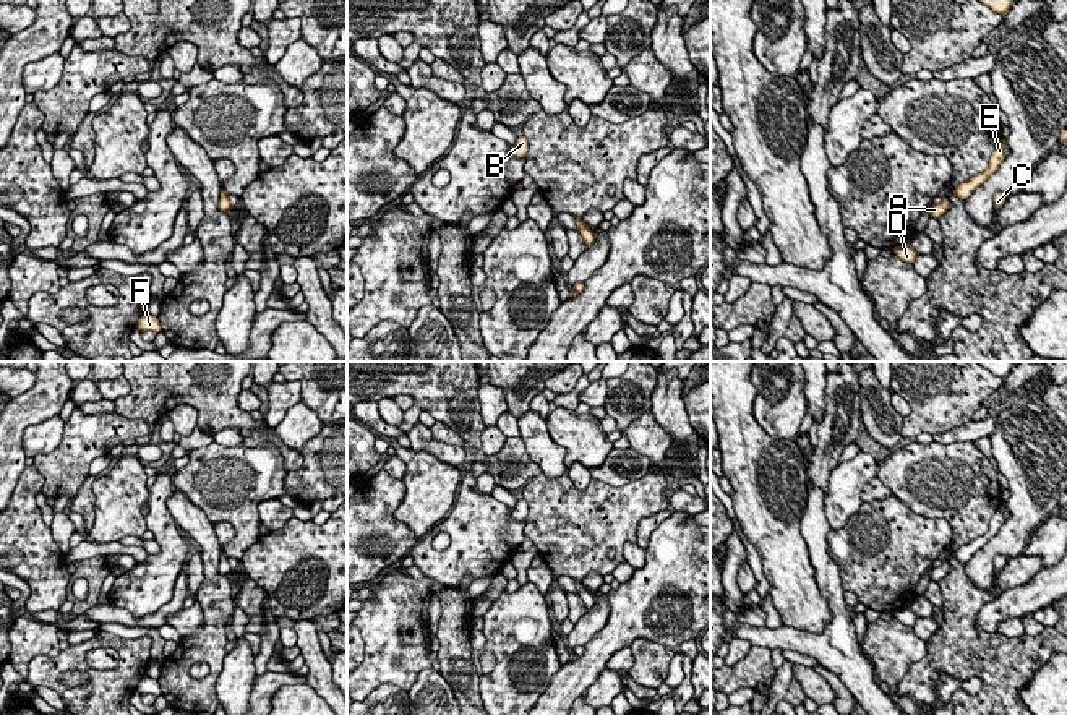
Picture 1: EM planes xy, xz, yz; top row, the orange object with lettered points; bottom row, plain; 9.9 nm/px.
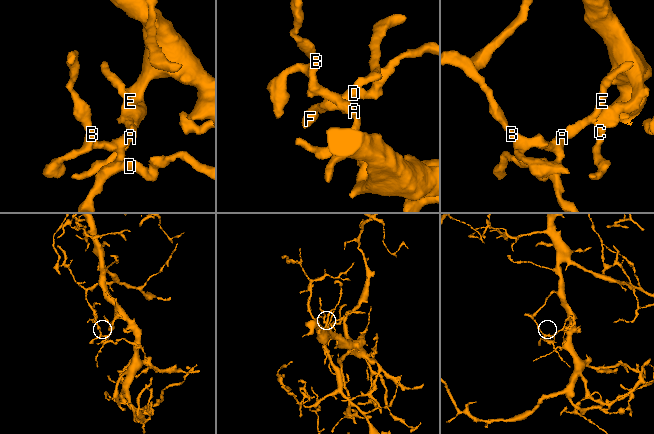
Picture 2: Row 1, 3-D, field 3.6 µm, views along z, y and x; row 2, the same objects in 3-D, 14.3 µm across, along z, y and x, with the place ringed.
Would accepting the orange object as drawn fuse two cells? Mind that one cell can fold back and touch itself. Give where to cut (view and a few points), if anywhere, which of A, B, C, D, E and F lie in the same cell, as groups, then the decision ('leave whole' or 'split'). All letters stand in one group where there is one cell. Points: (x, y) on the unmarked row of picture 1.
cut none; groups A B C D E F; leave whole

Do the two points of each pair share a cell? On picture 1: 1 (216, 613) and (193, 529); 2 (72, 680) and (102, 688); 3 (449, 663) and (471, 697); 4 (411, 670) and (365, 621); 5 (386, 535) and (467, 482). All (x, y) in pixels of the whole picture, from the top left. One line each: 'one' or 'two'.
1: one
2: two
3: one
4: one
5: two

